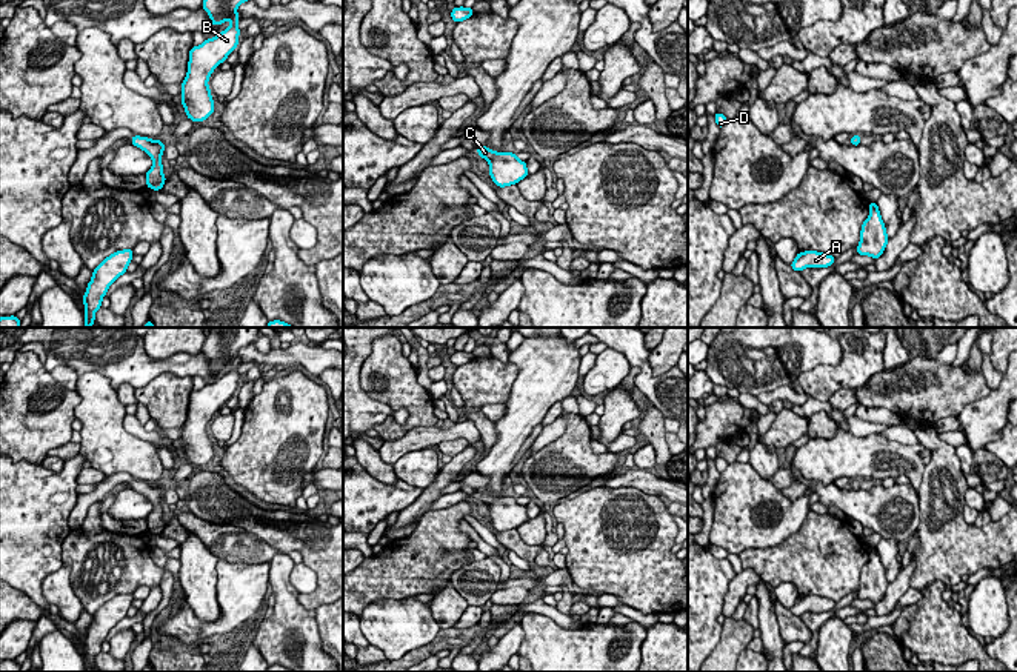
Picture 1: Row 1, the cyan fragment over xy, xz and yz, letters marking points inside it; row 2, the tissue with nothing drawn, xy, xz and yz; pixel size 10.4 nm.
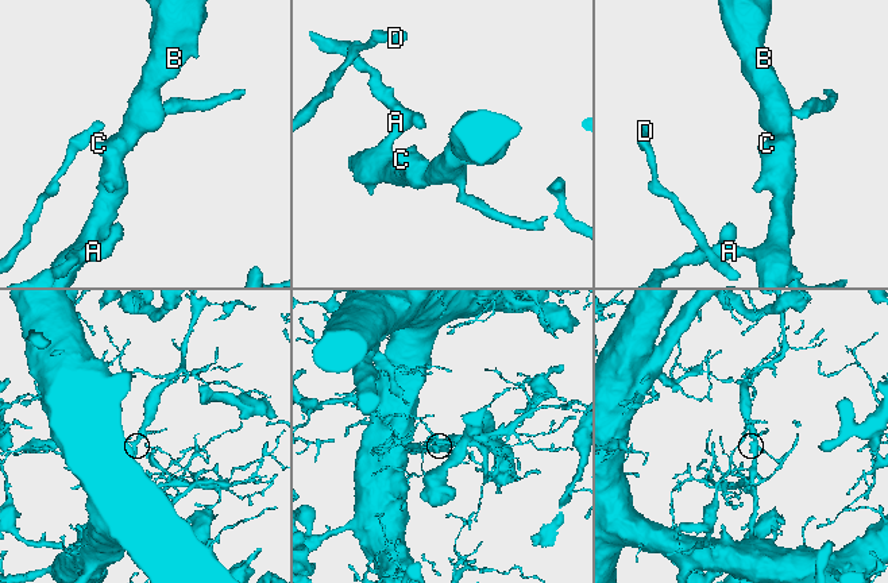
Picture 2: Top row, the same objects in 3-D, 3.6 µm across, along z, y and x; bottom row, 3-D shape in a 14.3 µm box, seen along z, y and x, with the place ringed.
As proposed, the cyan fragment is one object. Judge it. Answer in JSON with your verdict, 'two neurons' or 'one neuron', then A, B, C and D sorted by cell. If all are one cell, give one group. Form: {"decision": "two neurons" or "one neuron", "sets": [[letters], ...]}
{"decision": "one neuron", "sets": [["A", "B", "C", "D"]]}

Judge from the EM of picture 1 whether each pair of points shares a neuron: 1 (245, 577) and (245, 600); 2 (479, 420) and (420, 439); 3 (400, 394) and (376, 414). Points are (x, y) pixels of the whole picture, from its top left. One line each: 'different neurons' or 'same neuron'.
1: same neuron
2: different neurons
3: different neurons

